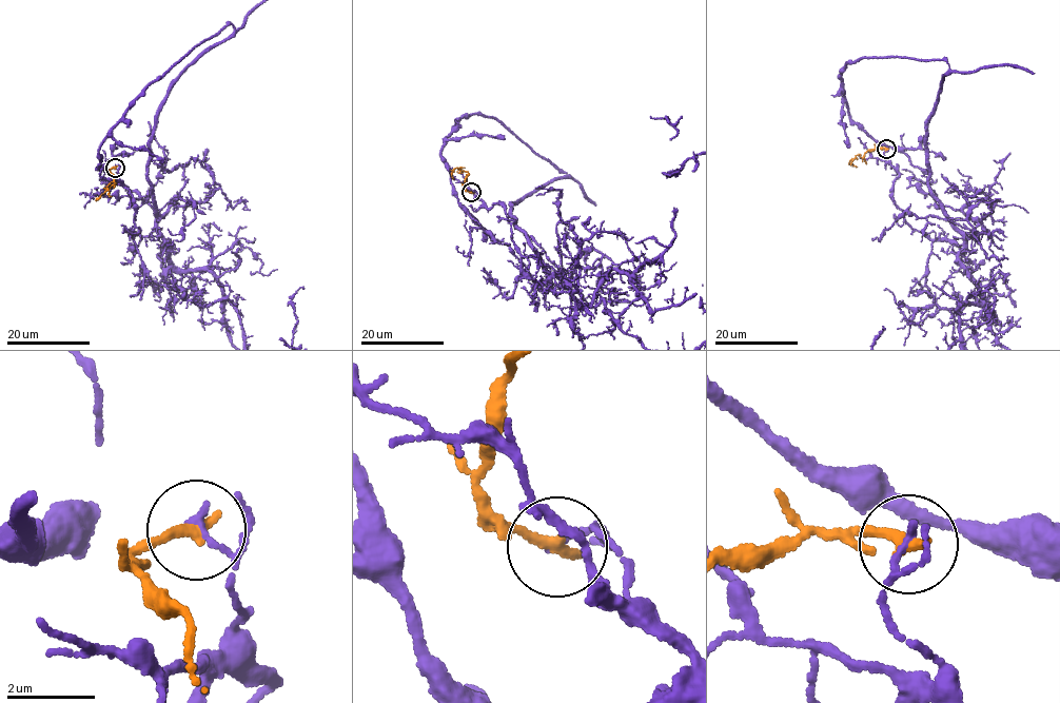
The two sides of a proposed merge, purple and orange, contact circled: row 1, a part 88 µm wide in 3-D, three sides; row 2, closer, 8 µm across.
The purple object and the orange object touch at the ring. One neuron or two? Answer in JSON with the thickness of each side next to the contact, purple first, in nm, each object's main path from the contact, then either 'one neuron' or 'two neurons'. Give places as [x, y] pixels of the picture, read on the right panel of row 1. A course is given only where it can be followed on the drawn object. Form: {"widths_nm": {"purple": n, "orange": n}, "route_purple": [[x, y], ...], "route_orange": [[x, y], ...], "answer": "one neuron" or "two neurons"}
{"widths_nm": {"purple": 160, "orange": 300}, "route_purple": [[886, 148], [903, 220], [963, 252], [926, 159], [949, 65], [848, 61], [850, 117], [891, 148], [943, 157]], "route_orange": [[886, 149], [868, 150], [862, 157], [858, 154], [849, 161], [857, 167]], "answer": "two neurons"}

